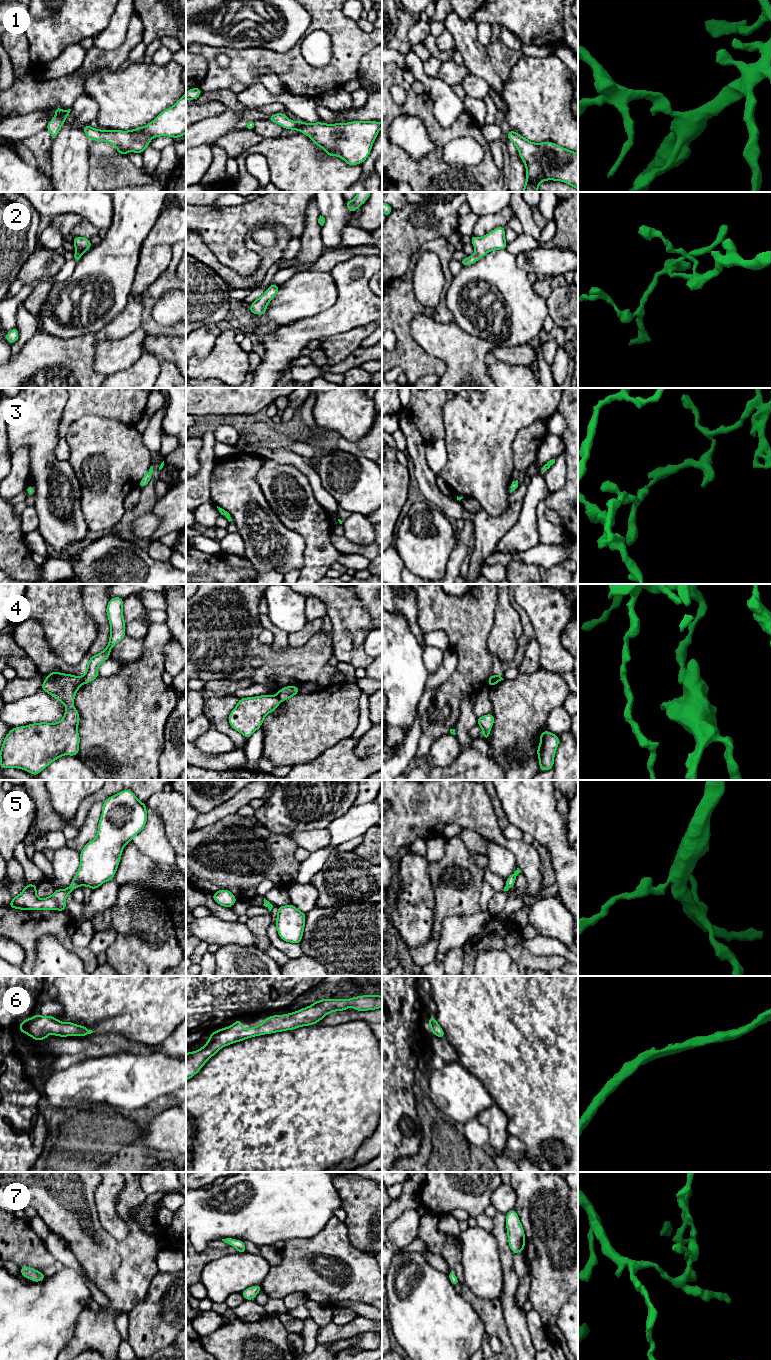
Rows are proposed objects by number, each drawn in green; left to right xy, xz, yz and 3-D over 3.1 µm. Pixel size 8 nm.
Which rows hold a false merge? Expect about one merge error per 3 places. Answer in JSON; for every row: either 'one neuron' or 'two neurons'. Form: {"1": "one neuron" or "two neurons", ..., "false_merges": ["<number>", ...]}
{"1": "one neuron", "2": "one neuron", "3": "one neuron", "4": "two neurons", "5": "one neuron", "6": "one neuron", "7": "one neuron", "false_merges": ["4"]}

